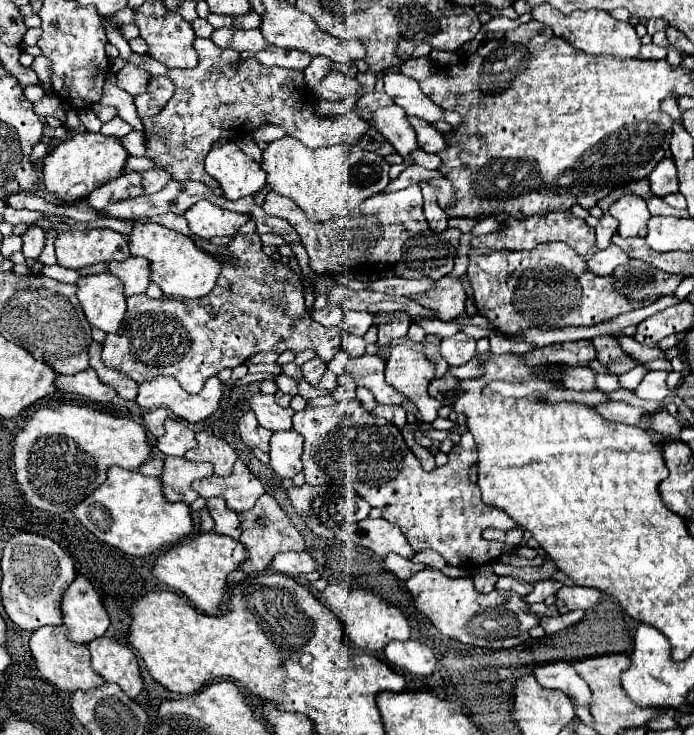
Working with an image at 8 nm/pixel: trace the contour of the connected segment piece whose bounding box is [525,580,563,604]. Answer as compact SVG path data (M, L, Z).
M541 580L541 582L535 582L535 588L531 594L525 596L525 602L527 604L533 604L533 602L543 602L547 596L551 594L557 594L561 590L561 582L557 580Z

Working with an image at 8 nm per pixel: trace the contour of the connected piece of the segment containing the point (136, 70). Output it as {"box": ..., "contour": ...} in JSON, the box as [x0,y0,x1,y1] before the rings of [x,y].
{"box":[117,64,151,96],"contour":[[[125,64],[119,72],[117,72],[117,84],[129,92],[131,96],[137,96],[141,92],[147,90],[151,82],[151,74],[147,70],[143,70],[137,64]]]}

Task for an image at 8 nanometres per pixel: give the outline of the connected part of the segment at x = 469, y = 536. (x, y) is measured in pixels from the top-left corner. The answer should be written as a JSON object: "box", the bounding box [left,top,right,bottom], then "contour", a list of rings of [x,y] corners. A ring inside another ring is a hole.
{"box":[293,398,517,570],"contour":[[[357,398],[341,400],[337,404],[325,408],[311,408],[307,406],[293,416],[293,428],[305,438],[301,460],[303,460],[303,474],[307,484],[351,484],[353,490],[367,500],[373,508],[383,512],[383,518],[391,524],[403,528],[409,544],[415,552],[421,550],[435,550],[441,554],[451,566],[467,566],[467,570],[481,568],[491,560],[497,560],[503,552],[509,552],[509,546],[499,542],[489,542],[481,536],[485,528],[517,528],[517,522],[509,518],[505,512],[487,506],[481,502],[481,490],[469,478],[469,468],[477,462],[477,444],[471,432],[461,436],[461,442],[451,448],[449,462],[437,470],[423,470],[417,456],[407,448],[401,430],[385,420],[379,420]],[[323,466],[341,466],[341,470],[323,470]]]}

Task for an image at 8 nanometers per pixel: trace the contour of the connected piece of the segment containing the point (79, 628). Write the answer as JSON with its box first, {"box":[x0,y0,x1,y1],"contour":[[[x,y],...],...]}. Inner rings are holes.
{"box":[61,576,111,644],"contour":[[[77,576],[69,584],[61,600],[61,612],[63,622],[71,632],[69,638],[79,644],[103,636],[111,624],[103,600],[87,576]]]}

